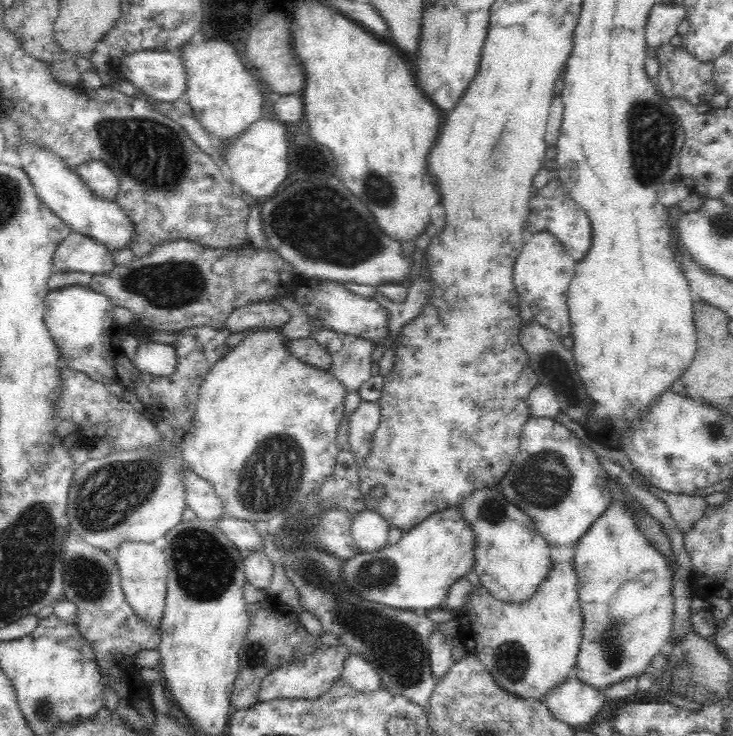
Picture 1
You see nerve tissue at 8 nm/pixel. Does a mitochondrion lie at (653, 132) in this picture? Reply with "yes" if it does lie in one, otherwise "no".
yes

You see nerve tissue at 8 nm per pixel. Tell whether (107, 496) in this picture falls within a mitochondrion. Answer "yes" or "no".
yes

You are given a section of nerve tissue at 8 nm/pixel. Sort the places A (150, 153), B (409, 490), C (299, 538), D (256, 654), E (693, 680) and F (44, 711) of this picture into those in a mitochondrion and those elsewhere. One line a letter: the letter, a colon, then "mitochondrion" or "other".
A: mitochondrion
B: other
C: mitochondrion
D: mitochondrion
E: mitochondrion
F: mitochondrion

